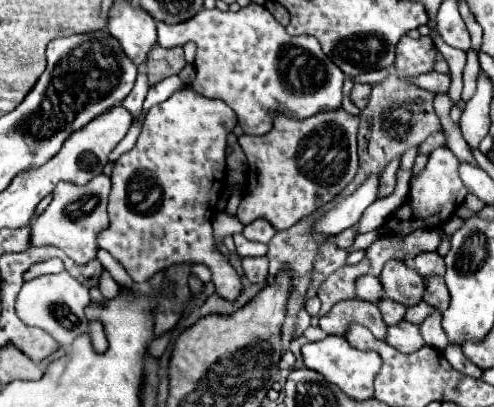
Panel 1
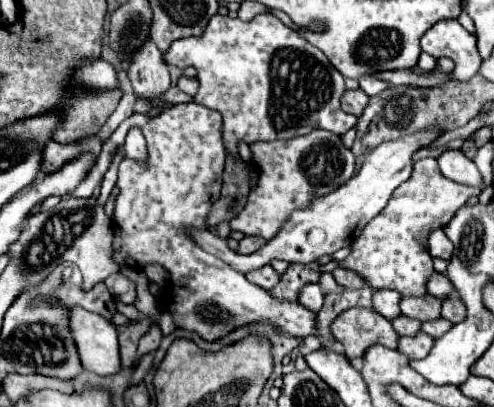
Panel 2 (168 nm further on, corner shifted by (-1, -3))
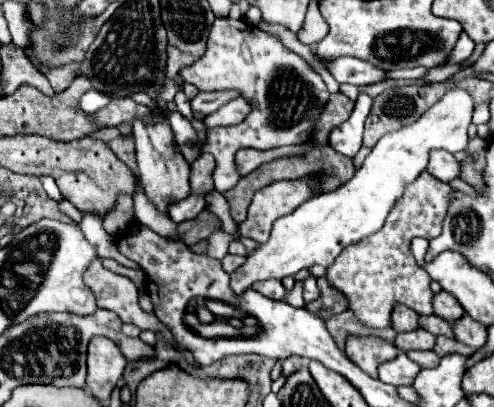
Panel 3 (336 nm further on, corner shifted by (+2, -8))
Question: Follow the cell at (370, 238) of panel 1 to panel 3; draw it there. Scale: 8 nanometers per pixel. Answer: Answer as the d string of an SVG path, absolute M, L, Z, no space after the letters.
M295 282L295 288L285 296L285 302L291 304L291 306L295 306L295 308L303 308L305 306L305 300L301 296L301 290L303 290L301 282Z

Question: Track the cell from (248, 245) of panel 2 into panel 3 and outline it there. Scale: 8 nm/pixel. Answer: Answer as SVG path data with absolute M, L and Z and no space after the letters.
M227 254L227 256L221 260L223 270L225 270L227 274L235 272L235 268L239 268L243 262L245 262L245 258L243 258L243 256L233 256L233 254Z

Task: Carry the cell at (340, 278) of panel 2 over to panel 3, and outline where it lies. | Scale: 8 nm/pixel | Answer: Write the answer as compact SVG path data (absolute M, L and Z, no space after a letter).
M319 278L317 284L319 284L319 290L321 290L321 298L305 306L309 312L315 312L321 320L327 320L333 314L347 310L345 296L341 292L337 292L335 288L331 288L325 278Z

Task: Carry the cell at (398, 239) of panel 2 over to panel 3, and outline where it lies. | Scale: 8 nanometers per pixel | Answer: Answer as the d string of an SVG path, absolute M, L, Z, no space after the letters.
M423 170L419 178L409 184L403 196L393 204L383 228L347 246L335 264L327 268L329 286L347 298L349 310L361 324L369 328L389 328L395 304L407 304L423 316L433 314L433 292L429 286L431 278L423 268L417 266L409 244L415 236L431 240L441 234L441 224L451 202L451 192L453 188L449 184L435 180L435 176Z

